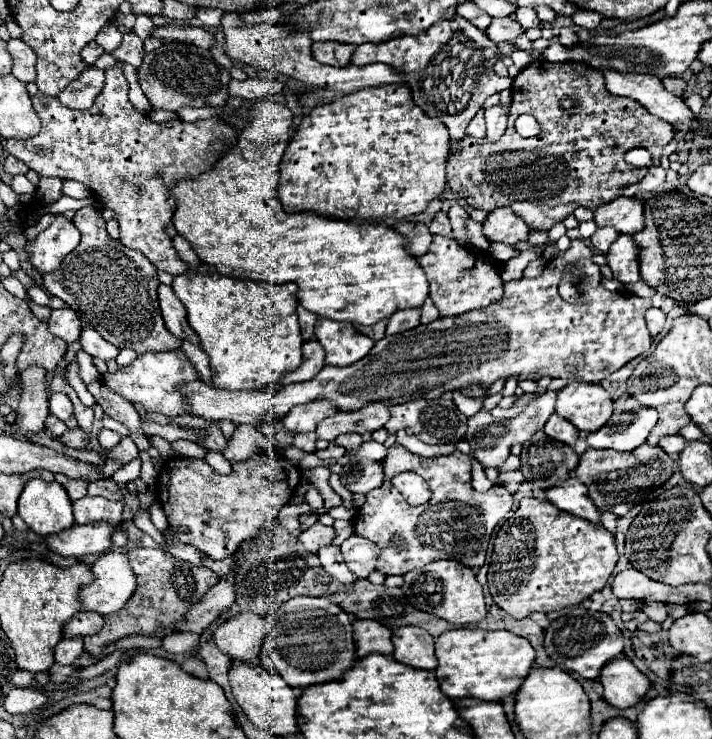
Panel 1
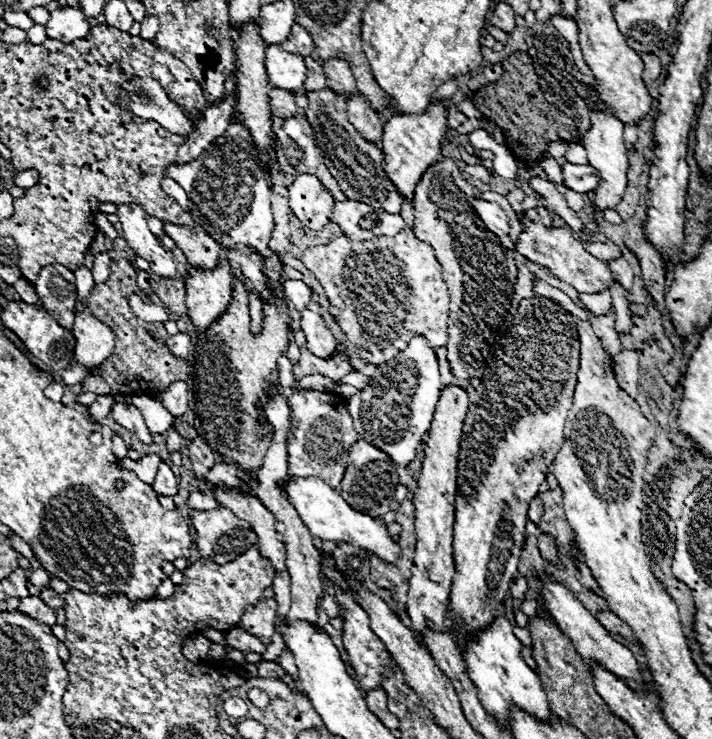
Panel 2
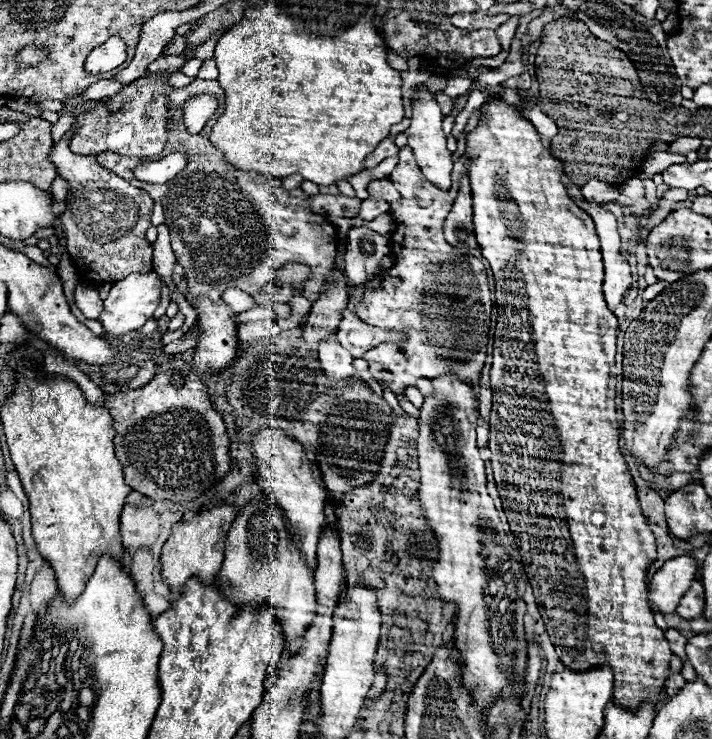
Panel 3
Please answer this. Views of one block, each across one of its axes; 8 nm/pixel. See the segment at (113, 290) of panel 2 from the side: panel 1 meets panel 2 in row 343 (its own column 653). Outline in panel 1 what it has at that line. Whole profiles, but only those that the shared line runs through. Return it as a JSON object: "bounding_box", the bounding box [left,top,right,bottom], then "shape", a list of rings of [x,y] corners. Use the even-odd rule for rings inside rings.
{"bounding_box":[448,60,674,230],"shape":[[[534,60],[532,64],[528,64],[528,66],[514,78],[514,86],[512,86],[512,106],[510,106],[508,126],[505,133],[499,141],[494,143],[487,139],[477,140],[466,136],[466,138],[464,138],[464,144],[462,144],[462,148],[460,148],[460,152],[454,152],[454,154],[450,156],[450,160],[448,160],[448,184],[450,184],[452,192],[456,192],[458,196],[466,198],[466,202],[468,202],[472,208],[480,208],[480,210],[492,212],[492,210],[496,210],[496,208],[500,208],[500,206],[510,206],[518,216],[524,218],[524,222],[526,222],[530,228],[550,230],[550,228],[554,226],[554,222],[564,220],[564,218],[566,218],[568,214],[572,214],[578,206],[586,206],[586,208],[592,208],[592,210],[594,210],[594,208],[598,208],[598,206],[602,206],[602,204],[606,204],[606,202],[618,198],[622,186],[632,184],[632,182],[638,182],[638,180],[642,180],[642,178],[646,176],[648,168],[636,168],[636,166],[630,166],[630,164],[624,162],[624,152],[626,152],[626,150],[636,148],[636,146],[642,146],[642,148],[650,150],[650,154],[652,154],[652,164],[658,166],[658,164],[660,164],[660,156],[662,156],[662,152],[664,152],[664,146],[666,146],[672,138],[674,138],[674,128],[672,128],[668,122],[662,122],[660,118],[654,118],[642,104],[638,104],[638,102],[632,100],[632,98],[626,98],[626,96],[612,96],[612,94],[608,92],[608,88],[604,86],[604,74],[602,74],[600,70],[590,70],[590,68],[586,68],[584,72],[576,72],[576,70],[574,70],[574,64],[552,64],[552,62]],[[568,98],[574,100],[574,102],[578,104],[578,108],[574,110],[574,114],[566,112],[566,110],[560,106],[562,100],[568,100]],[[520,114],[532,114],[532,116],[538,120],[538,124],[540,124],[540,134],[538,134],[538,136],[523,138],[516,132],[515,121]]]}

